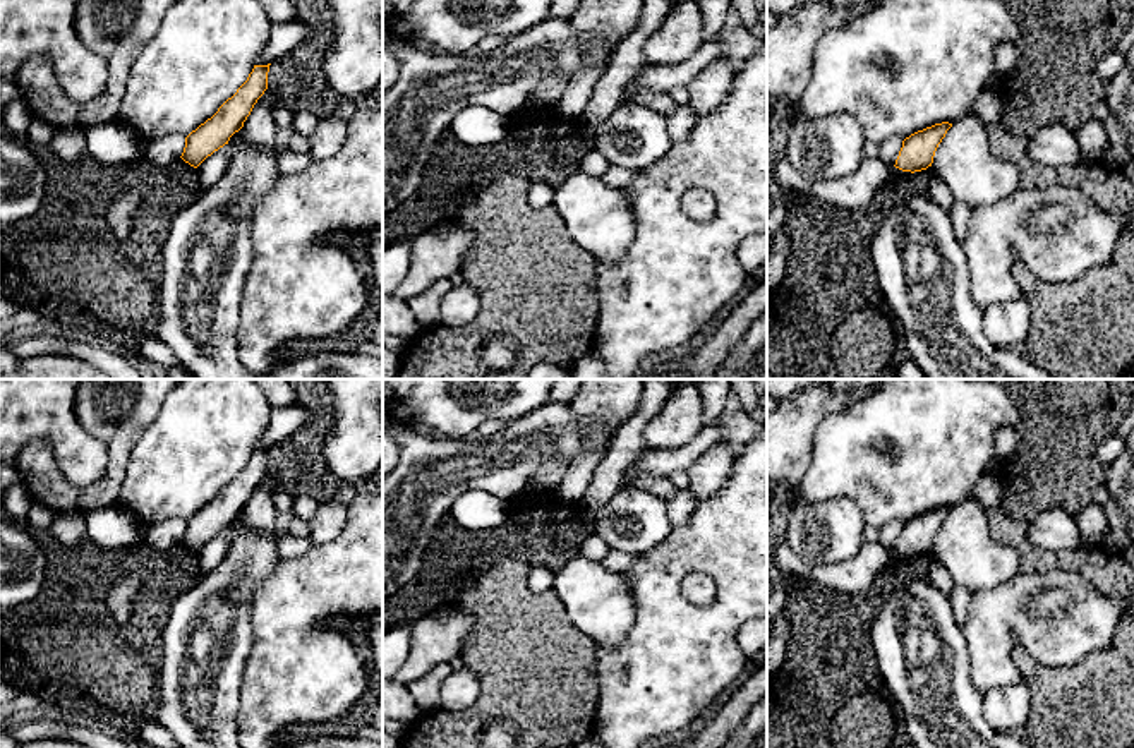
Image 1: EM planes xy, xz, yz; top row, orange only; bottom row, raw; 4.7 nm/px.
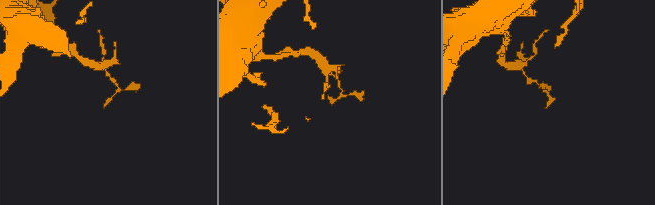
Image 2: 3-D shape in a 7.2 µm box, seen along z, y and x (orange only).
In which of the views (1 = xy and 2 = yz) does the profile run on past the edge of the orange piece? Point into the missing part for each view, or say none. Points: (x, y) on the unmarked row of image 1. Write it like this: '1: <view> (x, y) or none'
1: none
2: none

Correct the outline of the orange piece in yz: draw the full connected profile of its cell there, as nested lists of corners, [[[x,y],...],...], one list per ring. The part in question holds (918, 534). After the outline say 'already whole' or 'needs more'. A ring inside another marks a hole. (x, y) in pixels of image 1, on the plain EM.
[[[942,506],[906,522],[894,551],[911,558],[932,551],[935,535],[950,511],[952,508]]]; already whole

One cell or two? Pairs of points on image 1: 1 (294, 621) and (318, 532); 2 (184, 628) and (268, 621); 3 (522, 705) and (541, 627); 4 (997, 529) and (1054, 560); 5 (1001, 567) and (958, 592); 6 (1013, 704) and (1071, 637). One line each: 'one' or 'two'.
1: two
2: two
3: one
4: one
5: two
6: two

